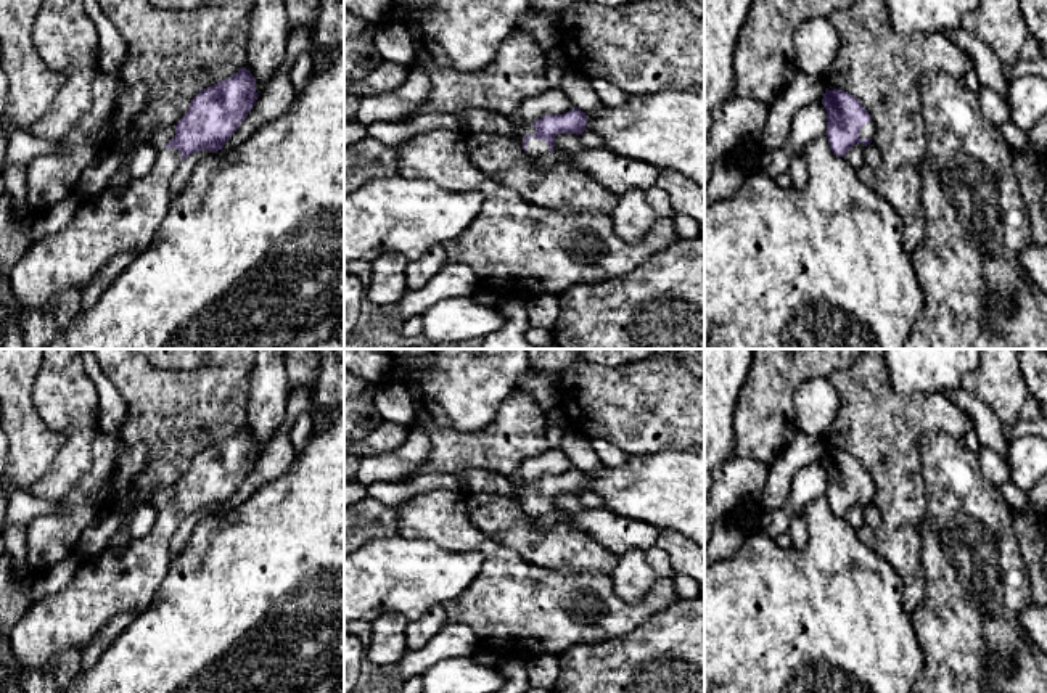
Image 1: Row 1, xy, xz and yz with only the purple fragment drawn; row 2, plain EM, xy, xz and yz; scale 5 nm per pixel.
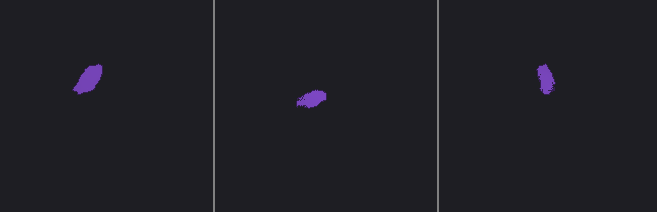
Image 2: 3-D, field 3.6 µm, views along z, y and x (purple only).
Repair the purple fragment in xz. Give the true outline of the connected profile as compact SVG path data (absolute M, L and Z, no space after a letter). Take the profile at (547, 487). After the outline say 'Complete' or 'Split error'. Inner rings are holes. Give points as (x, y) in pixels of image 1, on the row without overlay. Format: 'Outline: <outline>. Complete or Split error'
Outline: M577 468L566 474L545 474L539 481L524 484L519 497L528 516L537 518L555 510L555 497L560 494L582 494L587 474Z. Split error

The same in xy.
Outline: M246 428L201 450L177 482L174 498L158 511L156 523L145 537L132 539L122 552L105 548L93 560L82 558L69 584L58 593L35 601L10 630L10 645L21 670L43 669L63 653L82 653L116 614L127 611L140 614L148 609L169 572L172 560L169 542L175 529L196 511L222 510L246 479L257 457L256 441Z. Split error

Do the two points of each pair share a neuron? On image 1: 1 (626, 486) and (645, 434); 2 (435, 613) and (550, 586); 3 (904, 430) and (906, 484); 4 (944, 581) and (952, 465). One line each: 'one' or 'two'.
1: two
2: two
3: one
4: one

